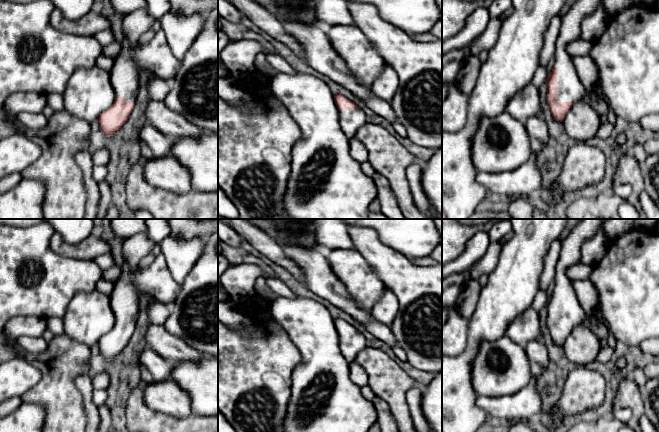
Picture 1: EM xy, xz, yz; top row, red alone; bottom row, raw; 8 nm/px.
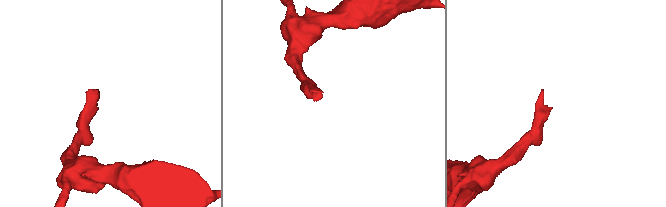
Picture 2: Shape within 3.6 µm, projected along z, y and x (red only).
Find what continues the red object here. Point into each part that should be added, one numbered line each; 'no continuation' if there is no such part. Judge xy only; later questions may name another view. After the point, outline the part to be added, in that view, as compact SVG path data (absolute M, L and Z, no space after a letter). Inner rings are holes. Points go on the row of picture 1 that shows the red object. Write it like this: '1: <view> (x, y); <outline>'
1: xy (155, 56); M163 30L156 32L154 38L144 44L138 41L131 43L128 39L123 38L121 45L122 50L114 59L114 64L110 71L111 85L117 96L125 97L127 101L135 102L143 71L150 71L157 78L167 82L170 82L175 77L180 61L173 56Z

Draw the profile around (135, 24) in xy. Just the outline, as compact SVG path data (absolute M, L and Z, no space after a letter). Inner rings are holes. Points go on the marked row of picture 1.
M148 9L136 10L124 16L122 22L123 37L131 43L135 43L142 34L152 28L155 20Z

